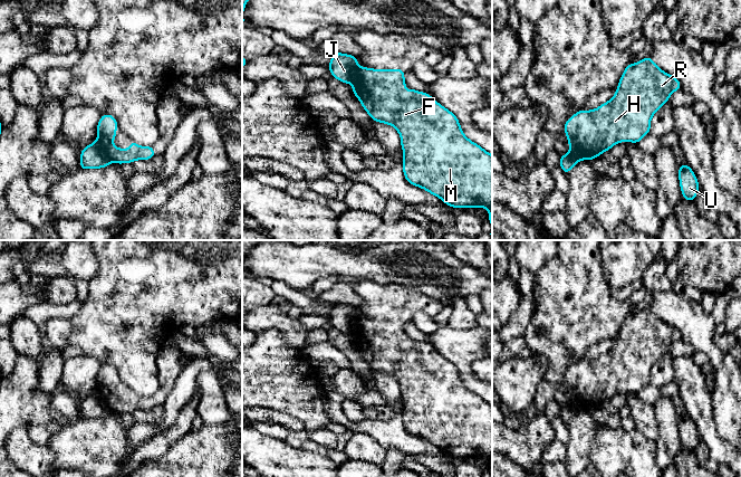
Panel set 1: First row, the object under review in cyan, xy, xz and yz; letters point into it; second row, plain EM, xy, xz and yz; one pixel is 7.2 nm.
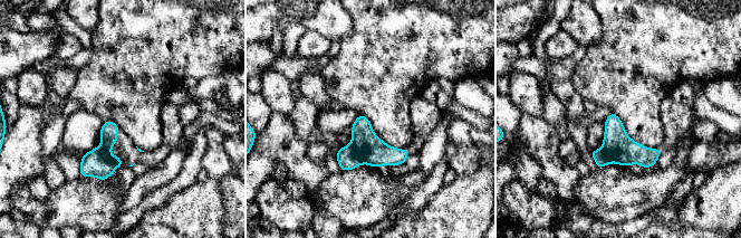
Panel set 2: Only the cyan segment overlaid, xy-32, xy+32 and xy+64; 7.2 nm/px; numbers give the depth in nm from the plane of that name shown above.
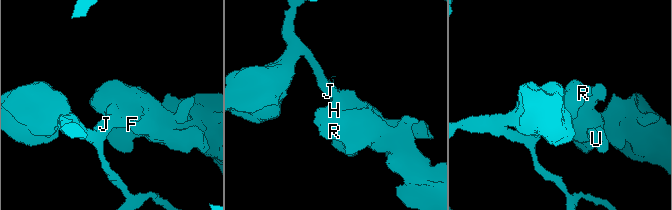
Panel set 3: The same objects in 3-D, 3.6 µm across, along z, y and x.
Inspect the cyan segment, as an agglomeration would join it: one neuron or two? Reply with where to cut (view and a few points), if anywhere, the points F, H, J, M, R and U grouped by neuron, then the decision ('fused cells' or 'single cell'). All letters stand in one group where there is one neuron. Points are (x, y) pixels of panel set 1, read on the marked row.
xy (96, 140), (112, 161) | F H M R U / J | fused cells

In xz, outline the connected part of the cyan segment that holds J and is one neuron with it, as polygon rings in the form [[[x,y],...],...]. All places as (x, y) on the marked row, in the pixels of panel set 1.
[[[343,53],[333,54],[328,69],[334,79],[338,79],[344,84],[353,84],[358,74],[357,57]]]

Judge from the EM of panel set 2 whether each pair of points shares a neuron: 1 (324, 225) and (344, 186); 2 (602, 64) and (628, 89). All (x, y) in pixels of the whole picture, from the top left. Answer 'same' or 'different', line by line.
1: different
2: same

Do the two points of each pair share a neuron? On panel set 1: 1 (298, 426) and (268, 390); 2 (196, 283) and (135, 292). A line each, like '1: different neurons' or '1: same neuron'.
1: different neurons
2: same neuron

